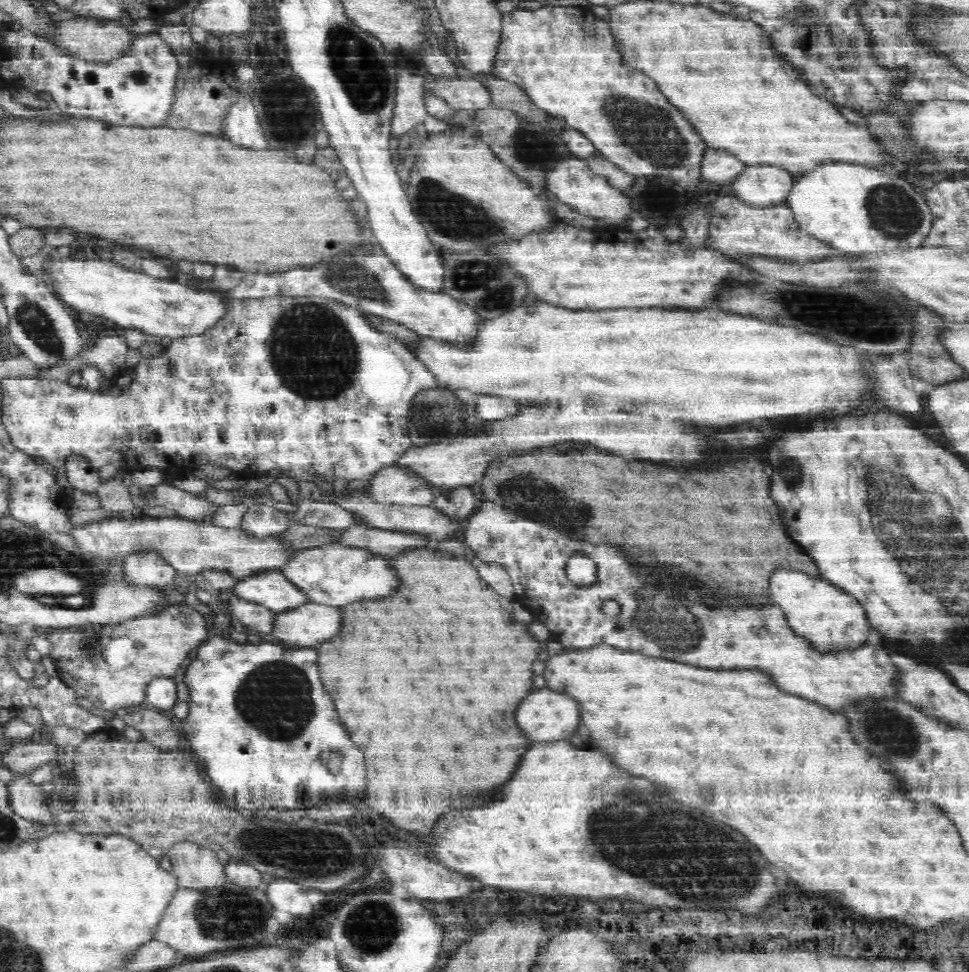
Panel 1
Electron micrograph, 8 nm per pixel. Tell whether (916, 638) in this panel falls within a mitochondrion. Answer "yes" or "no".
no

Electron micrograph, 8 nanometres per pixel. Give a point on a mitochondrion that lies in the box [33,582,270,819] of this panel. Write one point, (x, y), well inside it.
(88, 648)

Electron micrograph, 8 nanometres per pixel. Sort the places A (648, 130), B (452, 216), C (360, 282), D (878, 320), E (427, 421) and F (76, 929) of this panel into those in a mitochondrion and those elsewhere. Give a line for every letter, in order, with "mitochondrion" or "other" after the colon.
A: mitochondrion
B: mitochondrion
C: mitochondrion
D: mitochondrion
E: mitochondrion
F: other

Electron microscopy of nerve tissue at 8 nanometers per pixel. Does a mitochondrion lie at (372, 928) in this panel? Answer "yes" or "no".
yes

